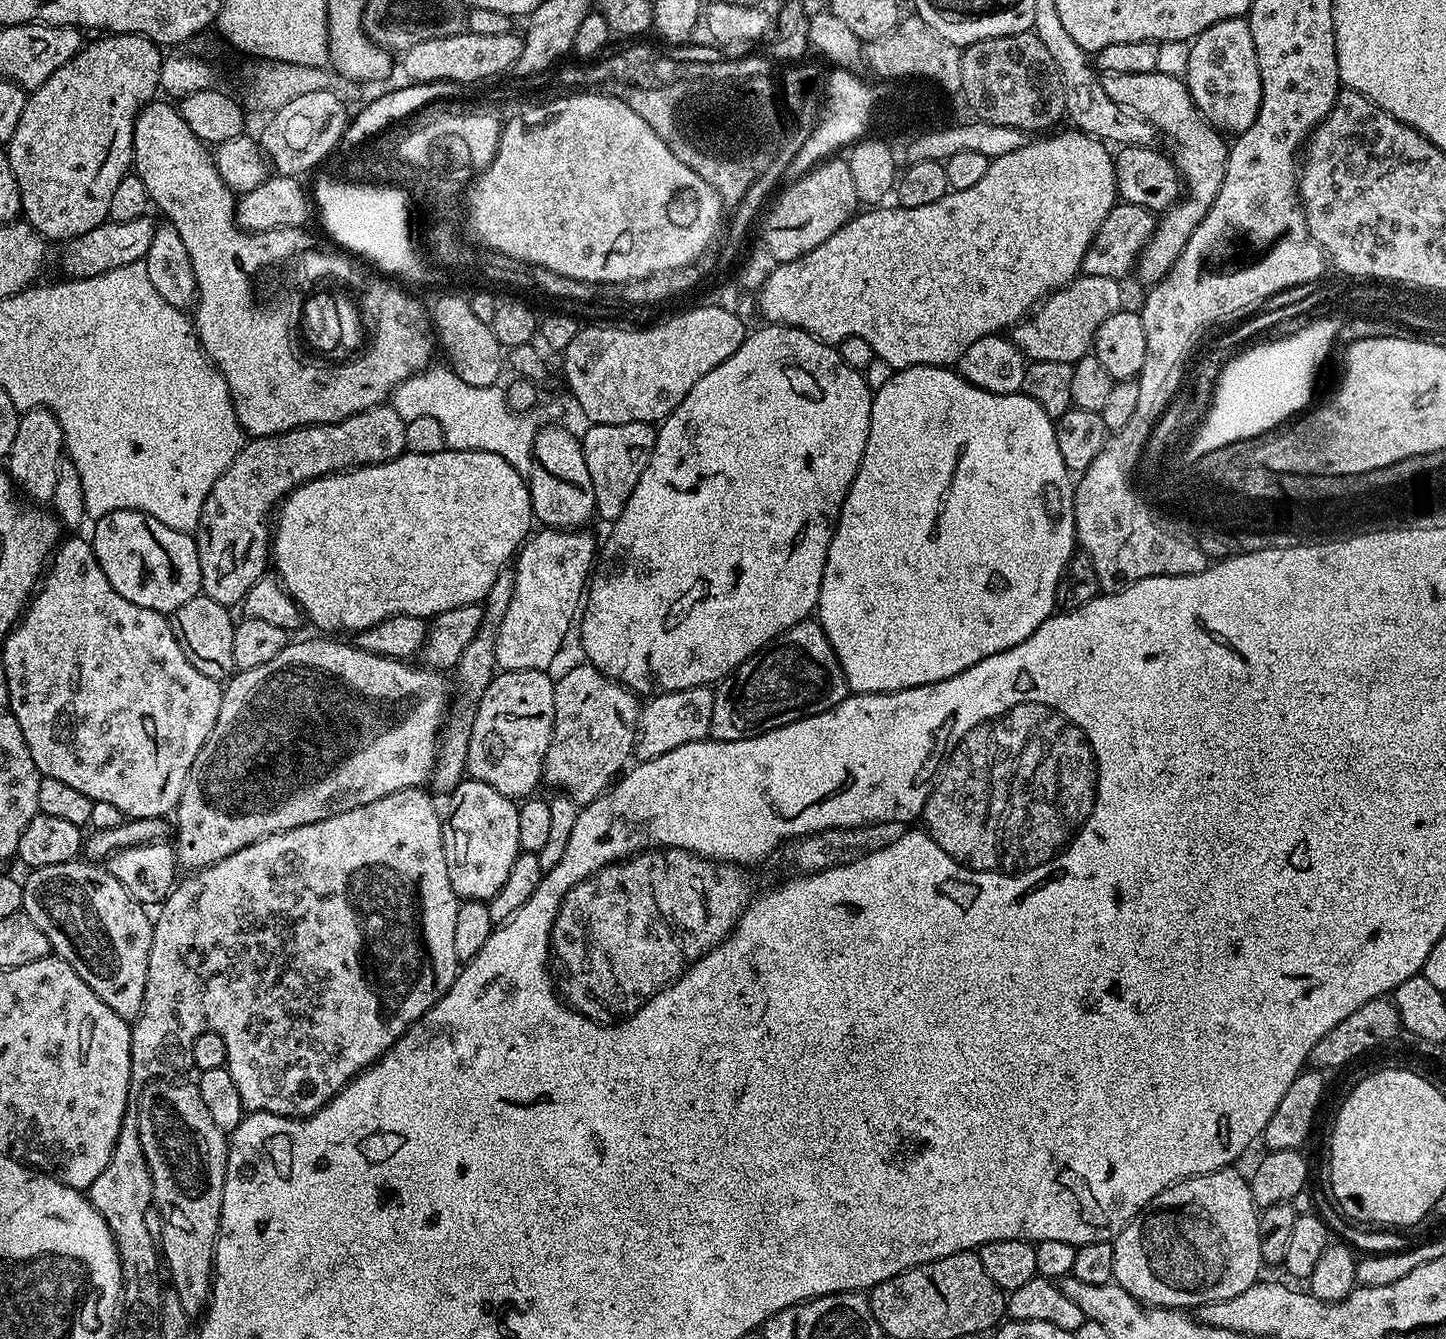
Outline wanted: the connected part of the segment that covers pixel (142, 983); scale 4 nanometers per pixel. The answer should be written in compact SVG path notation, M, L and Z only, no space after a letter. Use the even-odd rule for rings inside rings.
M77 858L58 866L31 869L22 880L22 911L46 934L52 952L66 961L114 1014L134 1022L144 1001L154 920L144 913L145 905L126 894L122 882L111 876L107 867L82 861Z

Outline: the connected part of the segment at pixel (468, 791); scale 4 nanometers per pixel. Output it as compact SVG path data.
M471 778L461 780L460 785L452 789L447 800L448 816L446 812L442 823L444 825L446 874L450 874L450 886L461 901L483 900L487 902L494 894L498 894L498 890L502 890L502 882L506 882L506 877L510 875L510 866L514 866L514 858L518 858L521 853L518 842L520 809L517 801L498 794L494 786L486 786L486 782L478 782Z

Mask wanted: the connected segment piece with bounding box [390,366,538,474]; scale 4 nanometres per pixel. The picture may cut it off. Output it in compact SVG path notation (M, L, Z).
M429 366L422 372L415 372L413 376L397 384L390 397L392 408L402 414L405 422L414 418L434 418L437 422L442 422L449 449L458 452L493 452L506 458L506 462L510 462L514 470L527 474L532 468L532 447L538 431L538 424L531 420L533 417L523 412L512 412L503 387L470 386L470 382L462 382L462 378L458 378L458 374L454 374L451 368L436 367Z

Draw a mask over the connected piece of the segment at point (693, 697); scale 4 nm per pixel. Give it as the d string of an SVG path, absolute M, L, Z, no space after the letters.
M708 686L662 692L645 699L640 709L640 727L634 749L635 759L640 762L653 760L662 754L670 754L670 750L678 750L678 746L683 744L709 739L710 717L713 715L714 691Z

